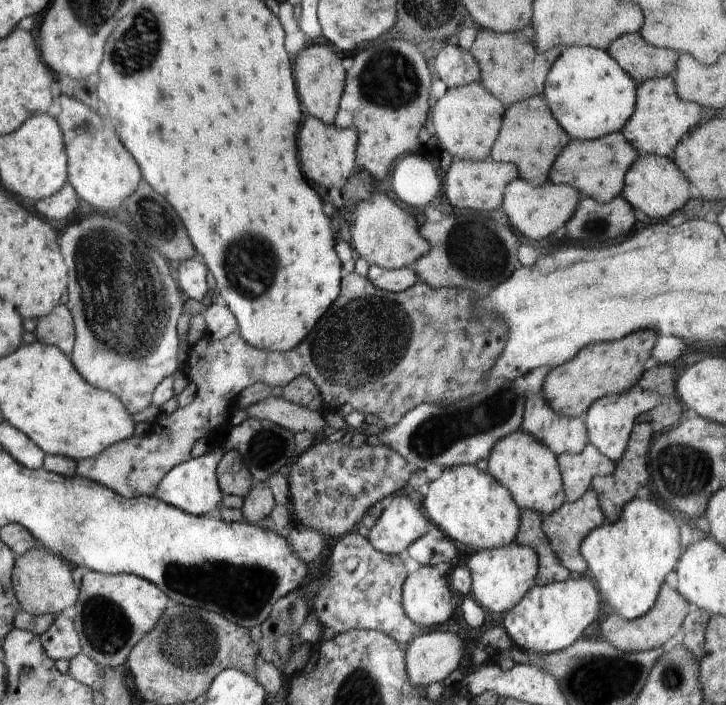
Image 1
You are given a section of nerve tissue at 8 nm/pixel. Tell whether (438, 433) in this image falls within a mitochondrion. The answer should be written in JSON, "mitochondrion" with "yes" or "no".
{"mitochondrion":"yes"}

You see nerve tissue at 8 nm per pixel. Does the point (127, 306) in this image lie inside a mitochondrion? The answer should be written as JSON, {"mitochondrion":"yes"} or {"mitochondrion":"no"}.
{"mitochondrion":"yes"}

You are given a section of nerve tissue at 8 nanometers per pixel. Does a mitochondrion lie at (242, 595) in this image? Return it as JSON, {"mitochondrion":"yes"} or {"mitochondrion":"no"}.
{"mitochondrion":"yes"}

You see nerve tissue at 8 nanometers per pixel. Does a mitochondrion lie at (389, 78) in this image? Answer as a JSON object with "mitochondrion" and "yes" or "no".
{"mitochondrion":"yes"}

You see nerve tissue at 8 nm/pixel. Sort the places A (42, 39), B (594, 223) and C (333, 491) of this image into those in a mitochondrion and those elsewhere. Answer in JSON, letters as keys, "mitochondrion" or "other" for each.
{"A":"other","B":"mitochondrion","C":"other"}

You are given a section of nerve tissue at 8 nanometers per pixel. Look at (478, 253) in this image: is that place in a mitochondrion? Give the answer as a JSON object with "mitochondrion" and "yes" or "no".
{"mitochondrion":"yes"}

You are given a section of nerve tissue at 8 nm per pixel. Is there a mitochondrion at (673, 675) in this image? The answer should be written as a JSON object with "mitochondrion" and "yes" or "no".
{"mitochondrion":"yes"}

